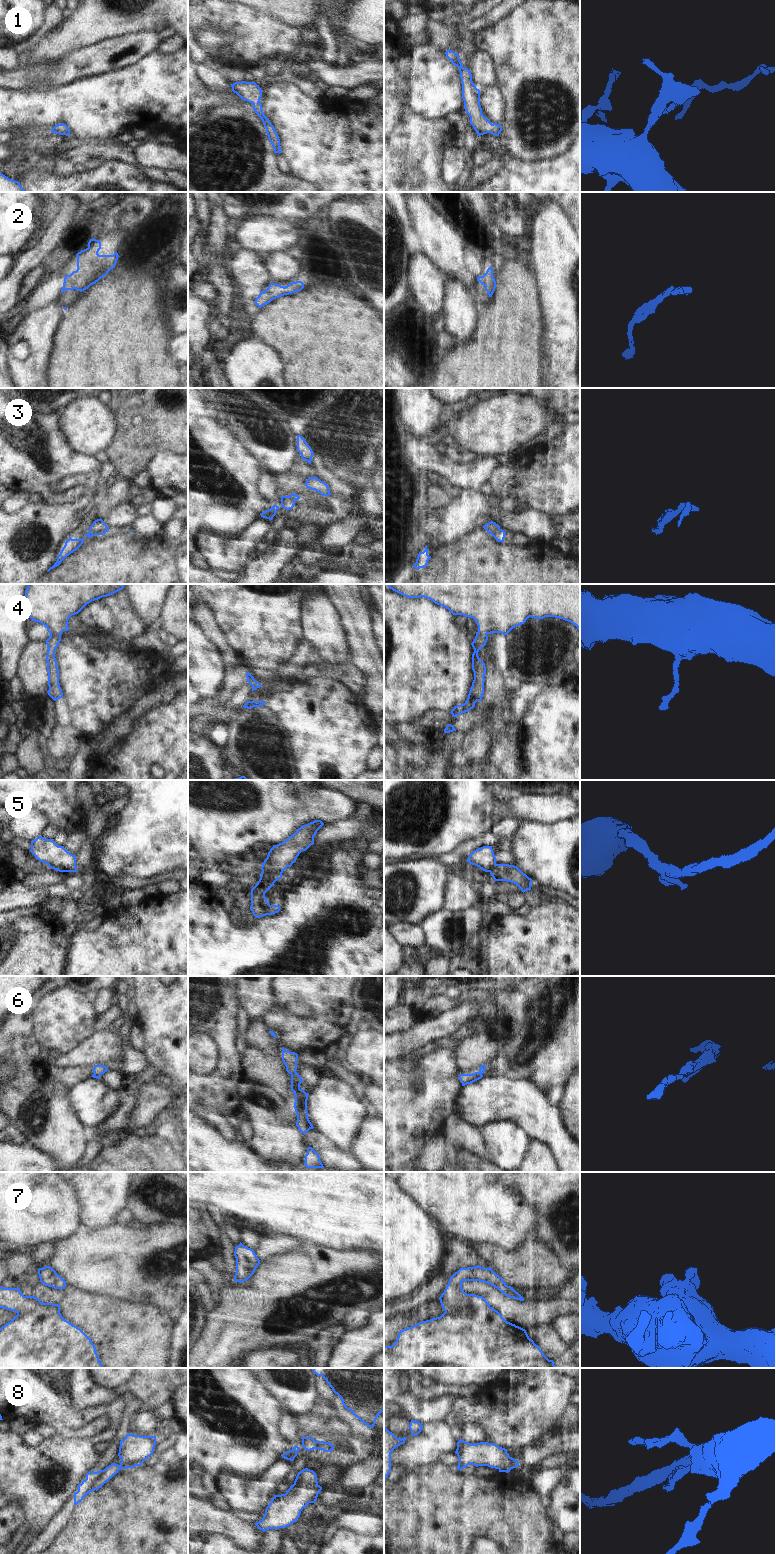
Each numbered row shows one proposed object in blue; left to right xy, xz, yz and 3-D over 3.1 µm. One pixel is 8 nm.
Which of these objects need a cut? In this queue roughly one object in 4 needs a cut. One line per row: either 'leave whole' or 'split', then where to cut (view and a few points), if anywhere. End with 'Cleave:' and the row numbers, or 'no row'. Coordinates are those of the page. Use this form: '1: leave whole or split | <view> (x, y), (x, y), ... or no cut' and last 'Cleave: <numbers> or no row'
1: leave whole | no cut
2: leave whole | no cut
3: leave whole | no cut
4: leave whole | no cut
5: split | xz (254, 886), (259, 886), (265, 892)
6: leave whole | no cut
7: leave whole | no cut
8: split | xz (316, 1441), (316, 1445), (313, 1448)
Cleave: 5, 8

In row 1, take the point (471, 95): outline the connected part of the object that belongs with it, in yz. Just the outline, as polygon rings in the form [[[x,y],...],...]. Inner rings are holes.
[[[448,49],[445,54],[452,64],[459,68],[464,109],[469,115],[470,124],[473,126],[477,135],[480,136],[491,133],[494,136],[499,136],[502,131],[501,125],[497,123],[492,124],[488,118],[482,114],[480,90],[474,85],[470,70],[462,66],[459,55],[454,51]]]

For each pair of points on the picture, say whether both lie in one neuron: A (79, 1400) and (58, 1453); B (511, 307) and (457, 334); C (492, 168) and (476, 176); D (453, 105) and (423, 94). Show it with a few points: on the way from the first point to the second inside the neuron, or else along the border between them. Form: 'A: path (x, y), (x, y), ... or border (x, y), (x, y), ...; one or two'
A: border (57, 1434), (63, 1437), (88, 1437); two
B: border (478, 308), (478, 318), (471, 336), (459, 342); two
C: path (488, 170), (480, 174); one
D: path (446, 98), (442, 94), (430, 94); one

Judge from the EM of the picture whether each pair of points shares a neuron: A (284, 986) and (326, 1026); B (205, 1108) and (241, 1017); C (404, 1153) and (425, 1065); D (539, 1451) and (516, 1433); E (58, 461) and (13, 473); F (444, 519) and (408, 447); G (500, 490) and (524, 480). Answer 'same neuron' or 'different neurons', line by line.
A: same neuron
B: different neurons
C: same neuron
D: different neurons
E: same neuron
F: different neurons
G: same neuron

